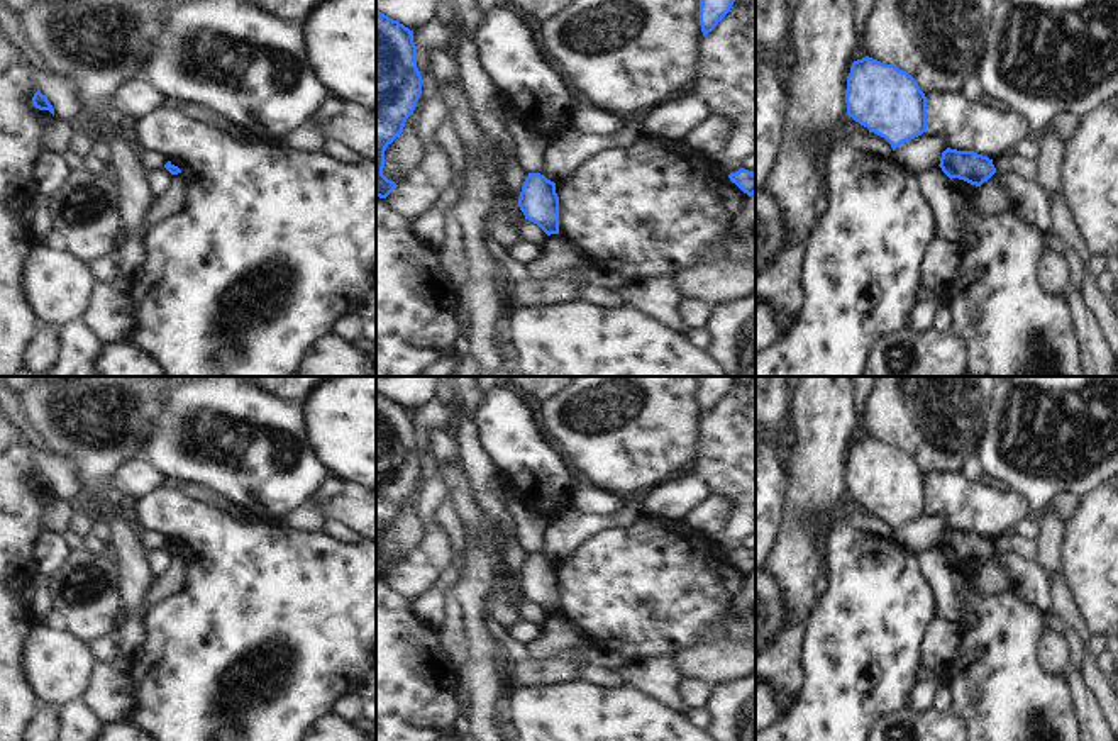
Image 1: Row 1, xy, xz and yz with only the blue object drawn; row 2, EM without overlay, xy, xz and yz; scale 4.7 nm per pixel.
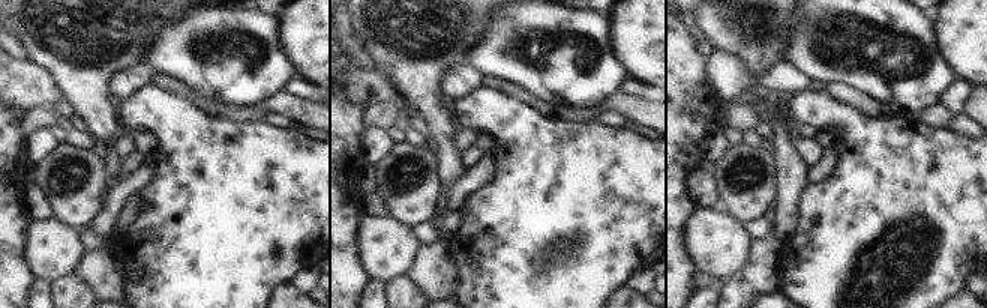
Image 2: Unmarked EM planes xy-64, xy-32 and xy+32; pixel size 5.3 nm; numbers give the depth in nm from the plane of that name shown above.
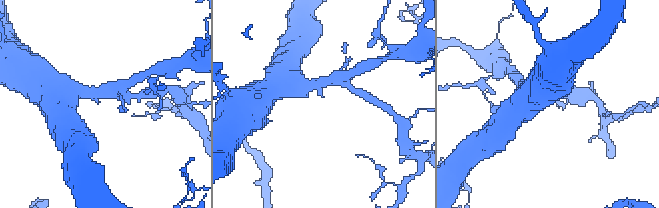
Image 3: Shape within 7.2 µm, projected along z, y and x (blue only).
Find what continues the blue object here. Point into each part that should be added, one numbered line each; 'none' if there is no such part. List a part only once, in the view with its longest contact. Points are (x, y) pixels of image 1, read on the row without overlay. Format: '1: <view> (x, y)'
none

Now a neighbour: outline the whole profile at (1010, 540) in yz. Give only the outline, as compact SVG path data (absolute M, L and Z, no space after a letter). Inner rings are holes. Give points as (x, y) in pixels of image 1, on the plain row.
M1006 531L993 539L993 544L998 551L1016 551L1025 560L1037 561L1038 544L1037 539L1028 539L1027 536L1016 531Z

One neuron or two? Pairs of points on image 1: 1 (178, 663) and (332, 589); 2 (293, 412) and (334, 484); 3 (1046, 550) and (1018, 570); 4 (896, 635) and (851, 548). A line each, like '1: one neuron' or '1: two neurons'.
1: one neuron
2: two neurons
3: two neurons
4: one neuron

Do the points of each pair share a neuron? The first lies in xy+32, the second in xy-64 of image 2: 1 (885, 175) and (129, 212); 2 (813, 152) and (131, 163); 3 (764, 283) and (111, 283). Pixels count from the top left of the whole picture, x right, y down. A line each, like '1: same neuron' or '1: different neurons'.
1: different neurons
2: same neuron
3: same neuron

